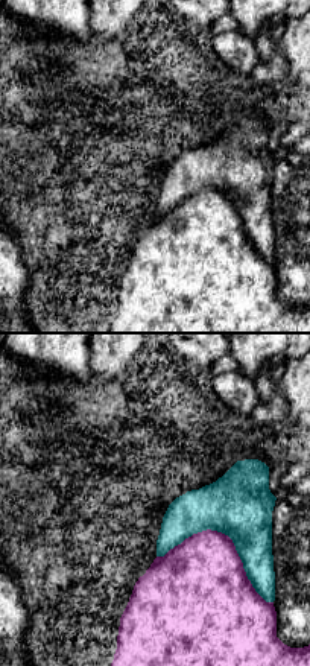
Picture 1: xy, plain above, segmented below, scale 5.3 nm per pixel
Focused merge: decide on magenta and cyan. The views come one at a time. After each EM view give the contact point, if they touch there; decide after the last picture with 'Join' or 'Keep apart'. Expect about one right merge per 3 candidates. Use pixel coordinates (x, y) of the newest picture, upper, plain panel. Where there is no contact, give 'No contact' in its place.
Touches magenta at (228, 196)

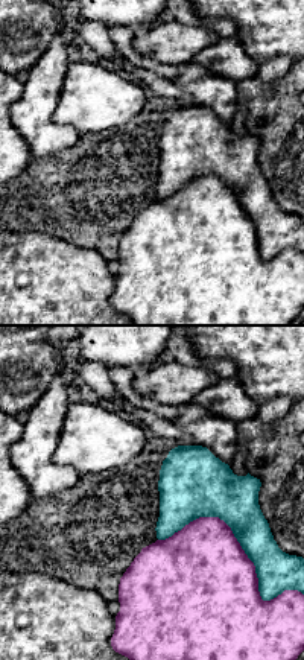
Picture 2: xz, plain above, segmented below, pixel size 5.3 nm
Touches magenta at (240, 207)

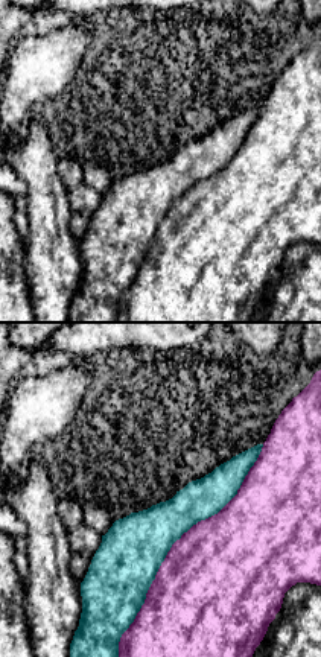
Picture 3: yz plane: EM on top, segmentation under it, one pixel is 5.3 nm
Touches magenta at (171, 207)

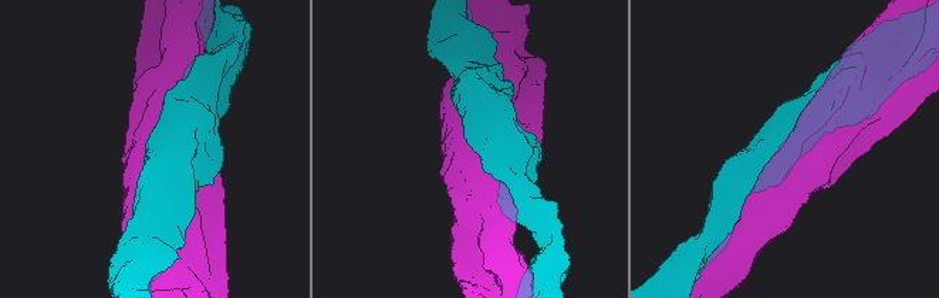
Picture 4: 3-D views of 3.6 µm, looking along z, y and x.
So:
Keep apart

